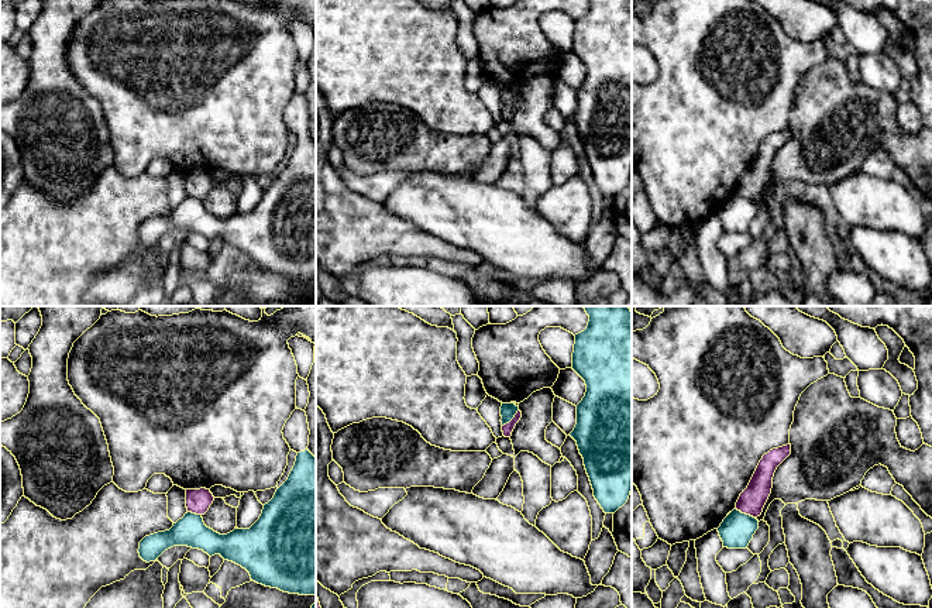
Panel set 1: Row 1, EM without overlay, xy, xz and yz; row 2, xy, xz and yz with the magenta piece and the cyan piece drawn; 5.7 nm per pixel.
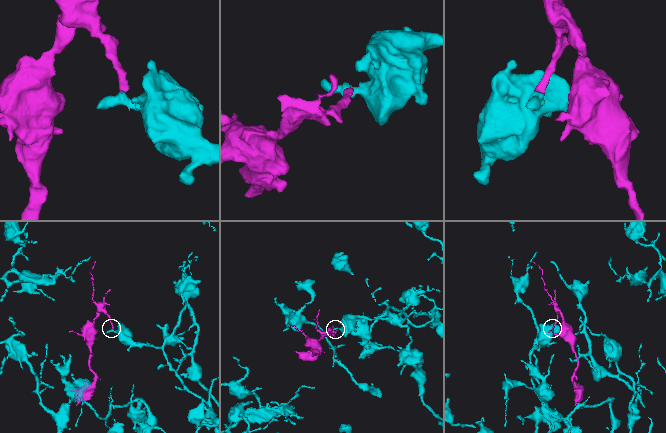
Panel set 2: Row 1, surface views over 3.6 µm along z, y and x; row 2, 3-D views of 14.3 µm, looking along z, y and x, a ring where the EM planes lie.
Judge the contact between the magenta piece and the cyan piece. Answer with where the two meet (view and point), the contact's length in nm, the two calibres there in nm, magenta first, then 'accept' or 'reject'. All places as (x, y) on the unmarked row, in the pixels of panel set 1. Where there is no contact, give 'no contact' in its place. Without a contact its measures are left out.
yz (745, 196) | 130 nm | 150/200 nm | reject

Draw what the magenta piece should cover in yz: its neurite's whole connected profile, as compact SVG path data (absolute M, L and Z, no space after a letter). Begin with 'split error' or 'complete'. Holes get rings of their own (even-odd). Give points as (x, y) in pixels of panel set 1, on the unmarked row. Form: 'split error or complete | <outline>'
complete | M791 128L773 133L760 144L747 172L740 178L736 193L757 202L771 178L777 151L791 138Z

